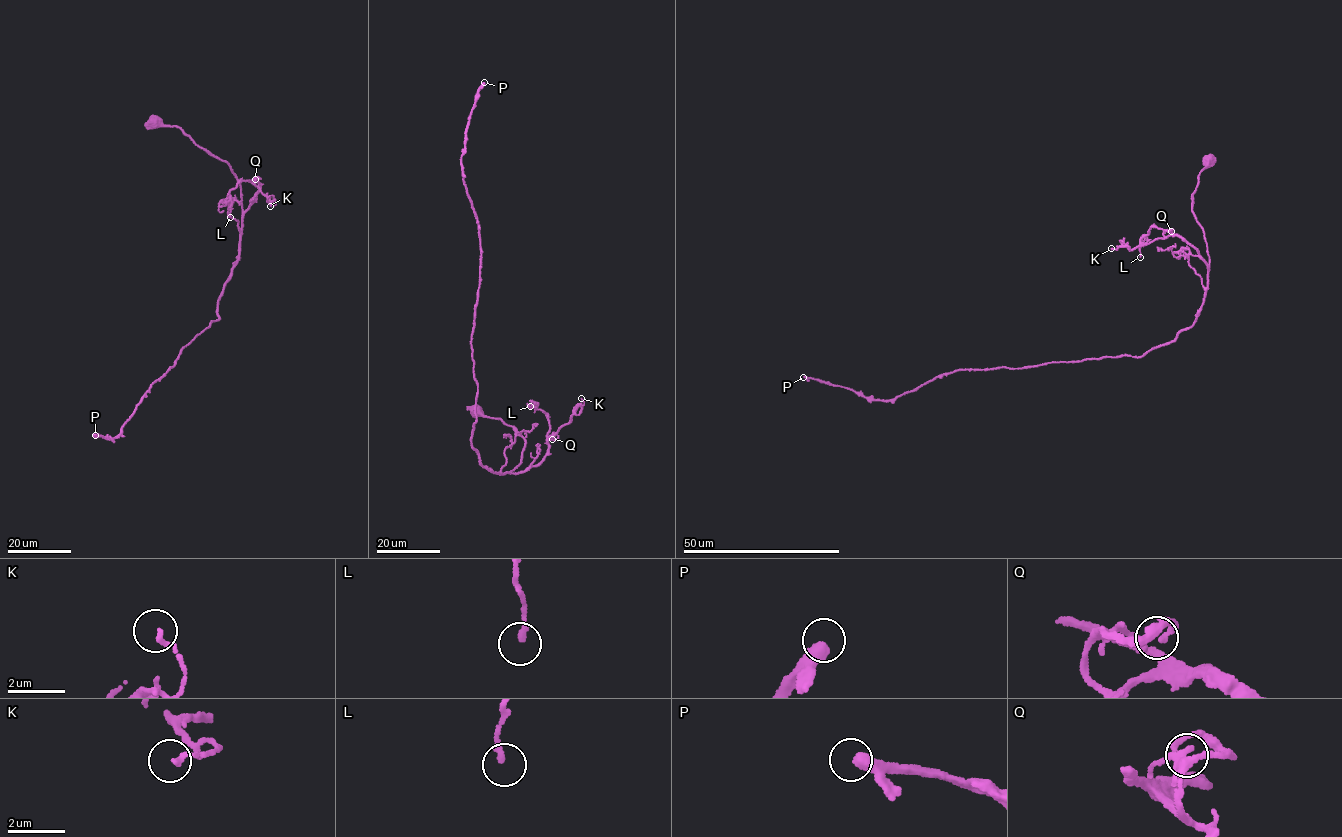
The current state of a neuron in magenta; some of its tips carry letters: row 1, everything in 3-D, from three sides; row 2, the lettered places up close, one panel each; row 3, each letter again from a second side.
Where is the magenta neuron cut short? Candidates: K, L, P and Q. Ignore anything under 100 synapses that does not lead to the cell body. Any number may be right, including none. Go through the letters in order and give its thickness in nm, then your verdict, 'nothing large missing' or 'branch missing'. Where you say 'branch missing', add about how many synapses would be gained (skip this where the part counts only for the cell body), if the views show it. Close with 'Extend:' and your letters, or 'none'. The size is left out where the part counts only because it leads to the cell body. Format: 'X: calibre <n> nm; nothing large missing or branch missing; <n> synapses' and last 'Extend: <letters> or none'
K: calibre 180 nm; nothing large missing
L: calibre 190 nm; nothing large missing
P: calibre 480 nm; branch missing; 400 synapses
Q: calibre 240 nm; nothing large missing
Extend: P

